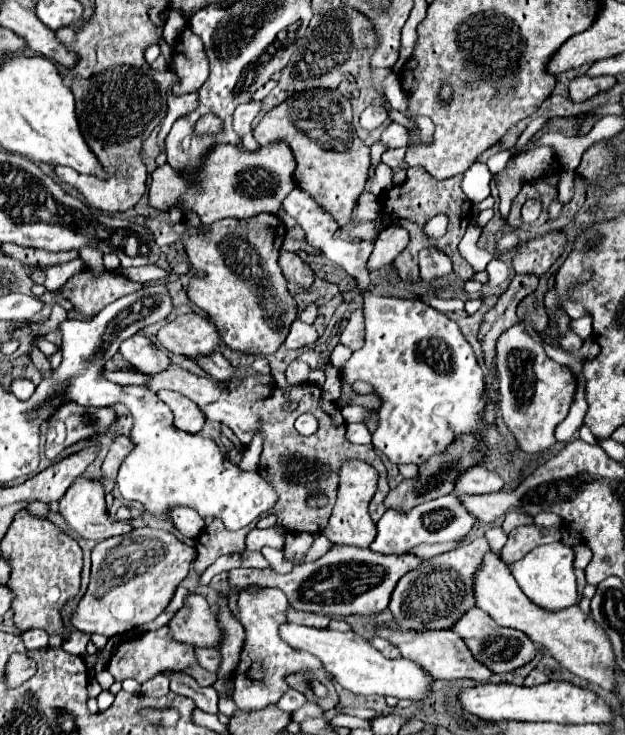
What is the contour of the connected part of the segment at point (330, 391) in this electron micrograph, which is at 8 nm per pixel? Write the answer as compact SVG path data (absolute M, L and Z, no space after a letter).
M334 366L326 368L326 382L324 382L324 386L322 386L322 392L324 392L324 398L326 398L326 400L330 398L332 402L336 402L336 400L342 396L340 372L338 372Z

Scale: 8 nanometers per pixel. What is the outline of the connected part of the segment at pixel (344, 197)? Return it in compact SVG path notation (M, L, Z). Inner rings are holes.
M302 90L292 94L282 104L264 114L254 128L258 144L270 144L272 140L284 140L298 162L294 182L308 192L326 212L334 216L340 226L350 222L358 196L364 192L370 172L370 148L358 138L352 126L350 98L338 90Z

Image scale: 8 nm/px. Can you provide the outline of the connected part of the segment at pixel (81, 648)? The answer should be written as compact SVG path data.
M68 630L68 636L62 642L62 648L70 654L78 654L78 656L86 656L86 644L88 644L90 636L88 634L80 634L78 630Z

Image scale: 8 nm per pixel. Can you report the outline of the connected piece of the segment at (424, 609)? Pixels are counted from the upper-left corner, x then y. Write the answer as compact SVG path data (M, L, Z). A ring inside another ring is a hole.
M476 538L464 546L458 546L456 550L424 560L422 566L416 566L408 574L404 574L392 592L392 602L388 604L398 628L402 630L448 628L450 630L454 622L458 622L458 618L466 614L466 610L476 606L474 574L478 572L478 566L482 566L486 552L492 552L488 540Z

